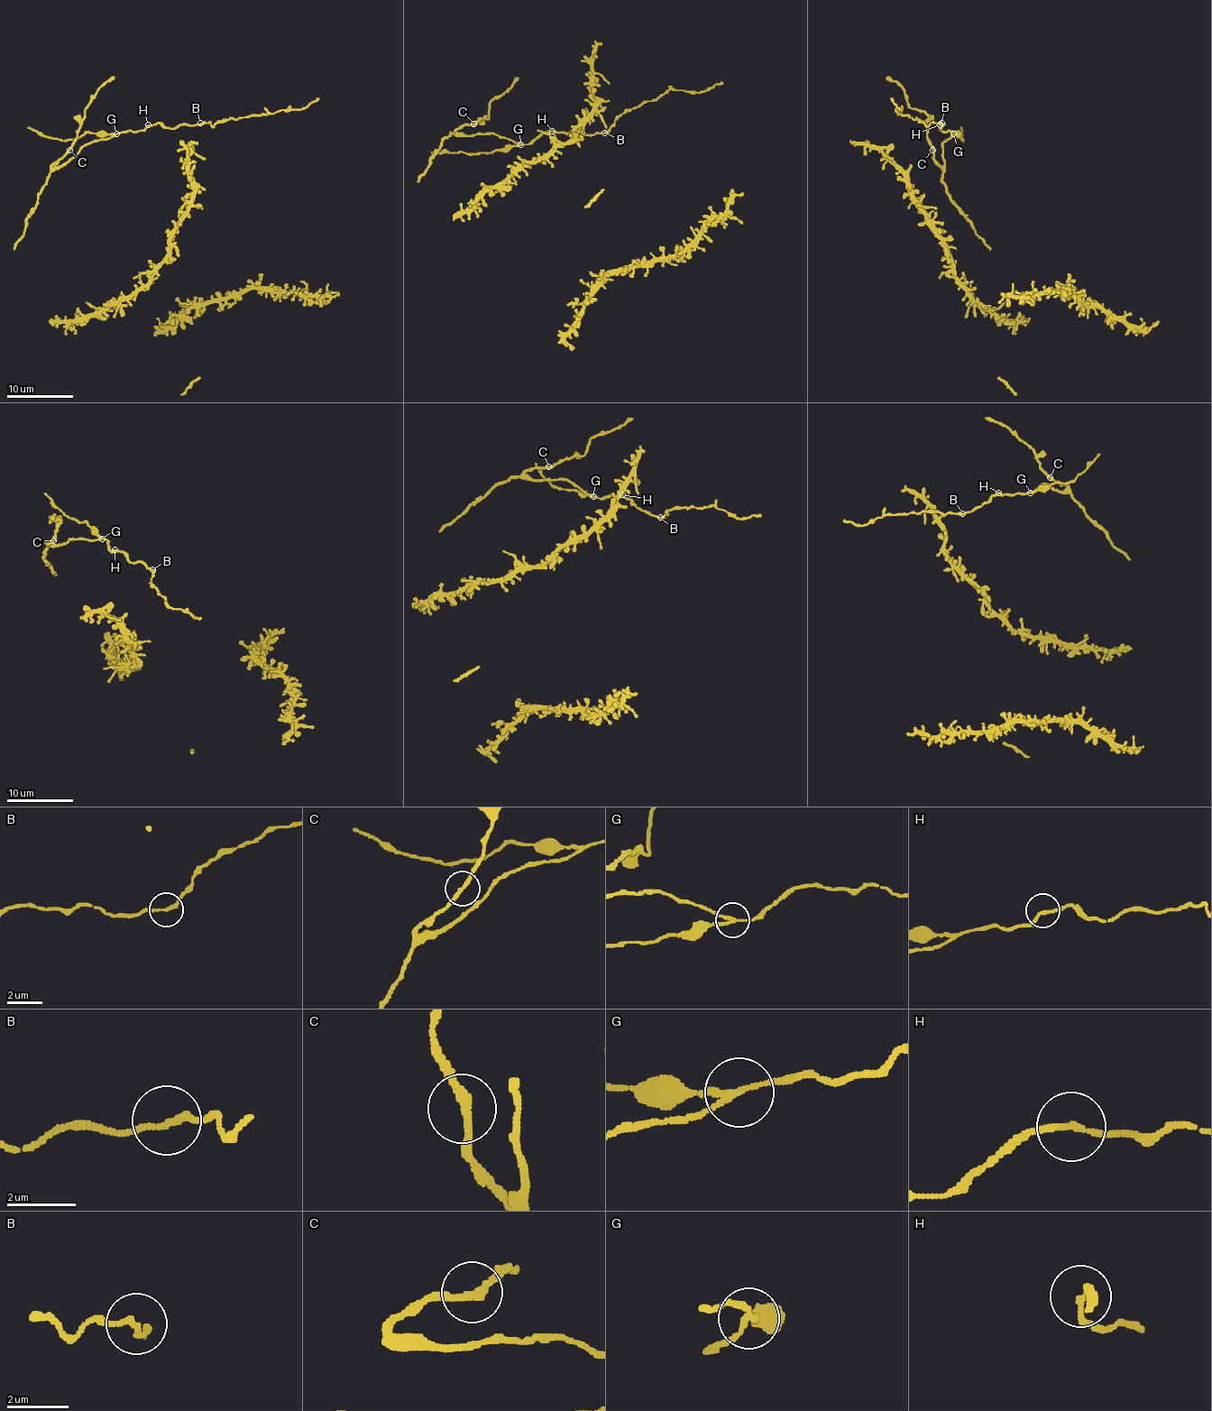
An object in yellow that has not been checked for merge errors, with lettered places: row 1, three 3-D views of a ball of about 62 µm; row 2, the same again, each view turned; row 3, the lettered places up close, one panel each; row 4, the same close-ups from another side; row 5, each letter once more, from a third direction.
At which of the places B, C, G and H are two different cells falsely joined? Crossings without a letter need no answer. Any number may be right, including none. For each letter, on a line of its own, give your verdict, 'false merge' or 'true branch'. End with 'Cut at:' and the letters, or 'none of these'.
B: false merge
C: true branch
G: false merge
H: true branch
Cut at: B, G

